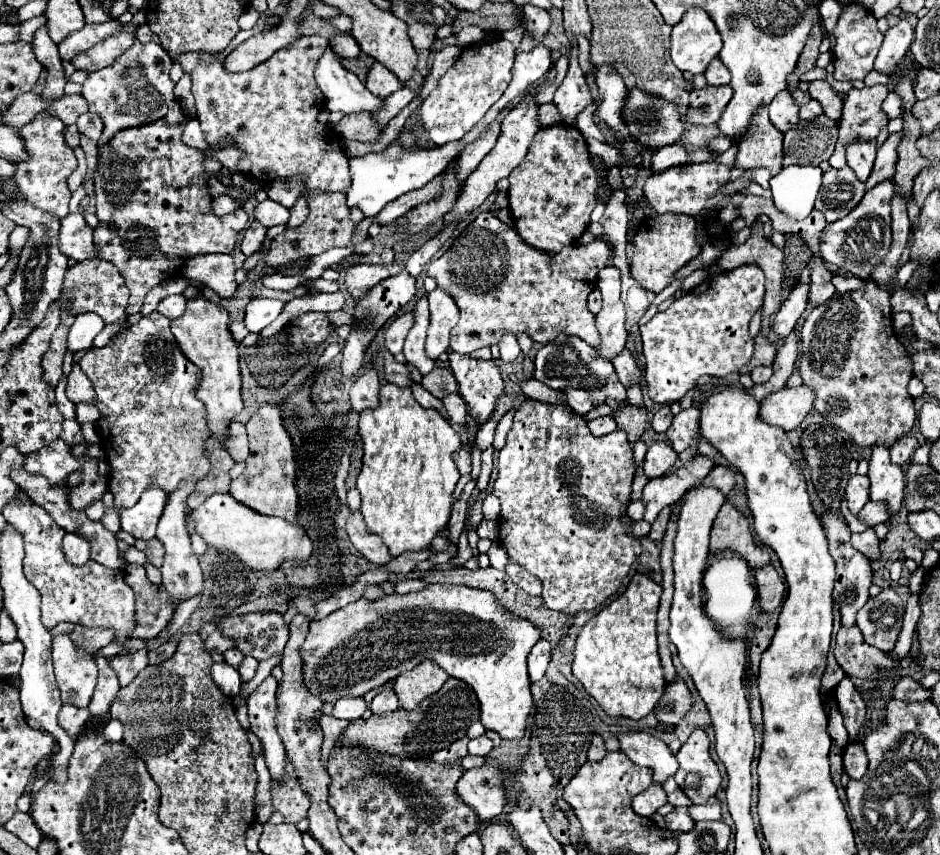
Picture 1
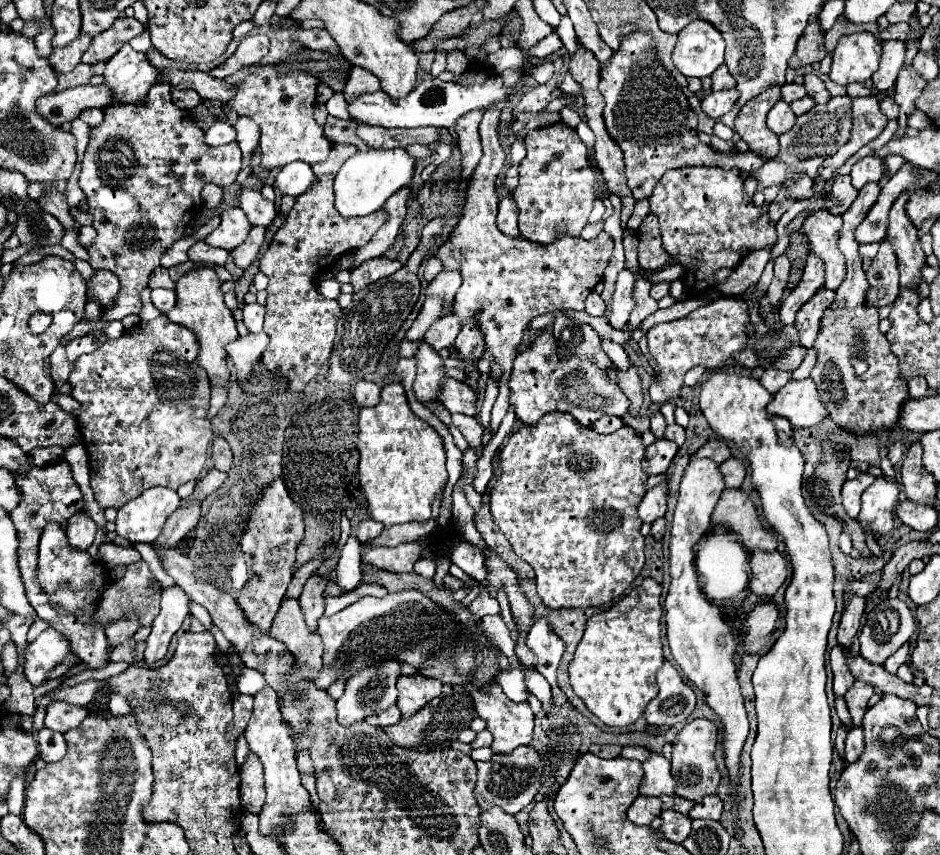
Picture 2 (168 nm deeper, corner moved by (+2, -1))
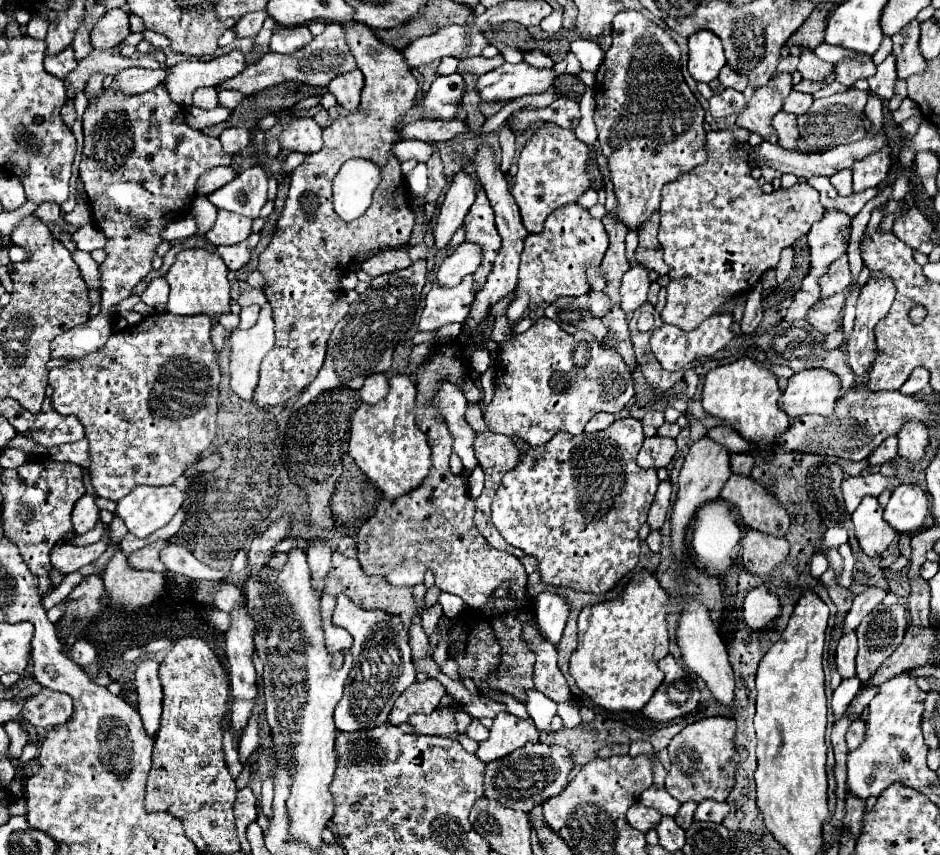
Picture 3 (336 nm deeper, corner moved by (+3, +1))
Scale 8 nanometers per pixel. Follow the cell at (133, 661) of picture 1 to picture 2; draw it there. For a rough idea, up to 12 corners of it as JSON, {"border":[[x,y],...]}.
{"border":[[134,616],[112,622],[106,638],[112,648],[130,642],[138,630]]}

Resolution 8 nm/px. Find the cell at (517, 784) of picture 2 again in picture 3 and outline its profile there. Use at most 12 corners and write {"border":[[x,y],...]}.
{"border":[[525,744],[487,764],[485,796],[531,812],[569,784],[573,760]]}

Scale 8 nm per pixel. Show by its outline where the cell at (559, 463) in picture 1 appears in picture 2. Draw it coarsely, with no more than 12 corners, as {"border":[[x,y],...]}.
{"border":[[566,412],[500,450],[490,512],[552,610],[644,566],[638,432]]}

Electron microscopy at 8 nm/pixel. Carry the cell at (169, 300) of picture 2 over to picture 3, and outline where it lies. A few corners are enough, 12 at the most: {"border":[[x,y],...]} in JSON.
{"border":[[165,278],[147,284],[141,300],[147,306],[167,304],[169,284]]}

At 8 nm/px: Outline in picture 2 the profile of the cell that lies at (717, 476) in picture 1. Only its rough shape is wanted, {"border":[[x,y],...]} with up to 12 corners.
{"border":[[736,458],[720,464],[726,488],[740,488],[746,466]]}

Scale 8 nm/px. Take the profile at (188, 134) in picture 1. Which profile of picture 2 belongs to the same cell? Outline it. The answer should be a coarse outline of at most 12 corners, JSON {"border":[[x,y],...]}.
{"border":[[218,120],[204,134],[204,144],[222,146],[236,140],[236,130]]}

